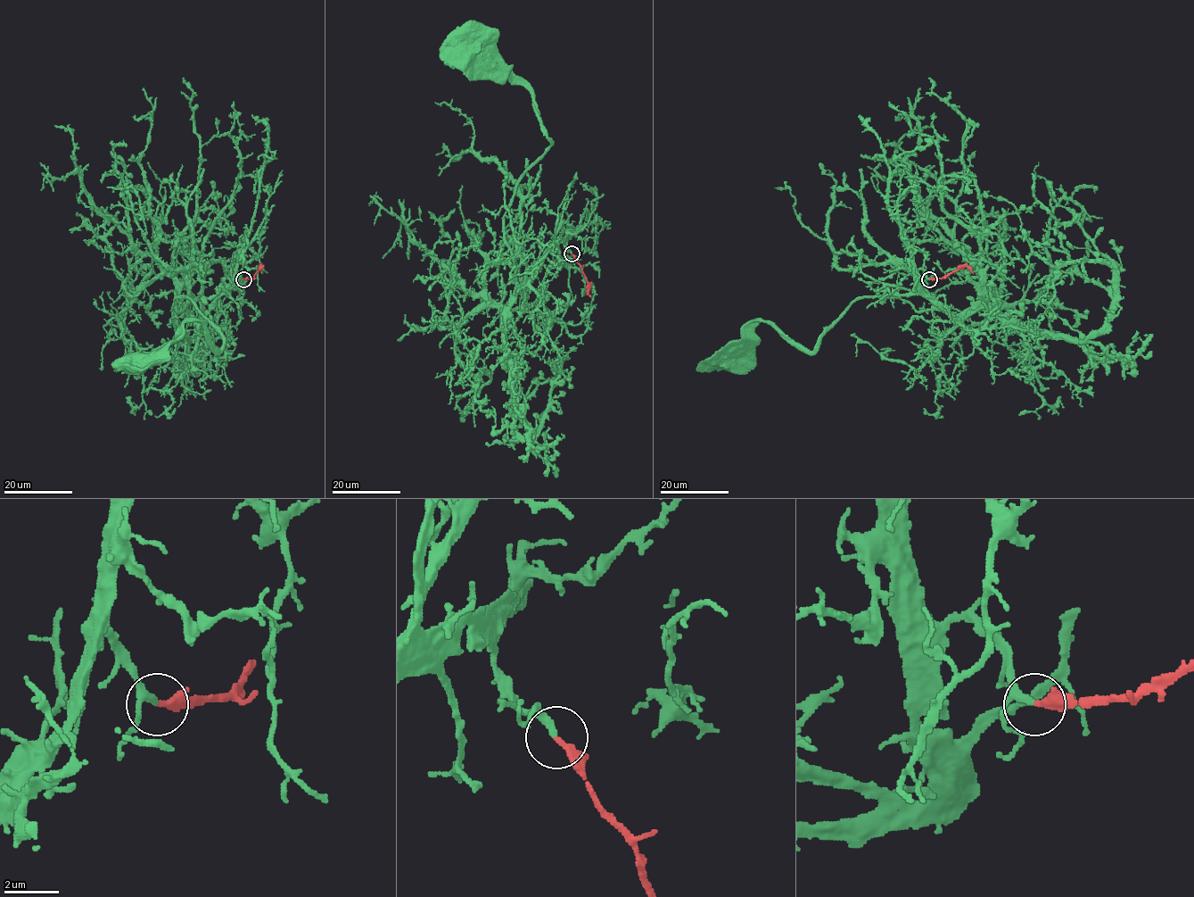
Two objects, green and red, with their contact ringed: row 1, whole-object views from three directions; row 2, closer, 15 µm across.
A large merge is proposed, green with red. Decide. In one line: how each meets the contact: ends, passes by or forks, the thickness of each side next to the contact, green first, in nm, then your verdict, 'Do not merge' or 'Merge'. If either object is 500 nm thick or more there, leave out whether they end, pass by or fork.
At the ring green passes by. At the ring red ends. Thickness 190 nm (green) against 280 nm. Merge

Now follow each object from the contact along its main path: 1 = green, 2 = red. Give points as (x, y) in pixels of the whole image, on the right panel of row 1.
1: (929, 279), (919, 269), (918, 286), (959, 319), (894, 296), (860, 296), (812, 351), (753, 319), (733, 362)
2: (929, 279), (941, 278), (964, 267), (973, 273)

